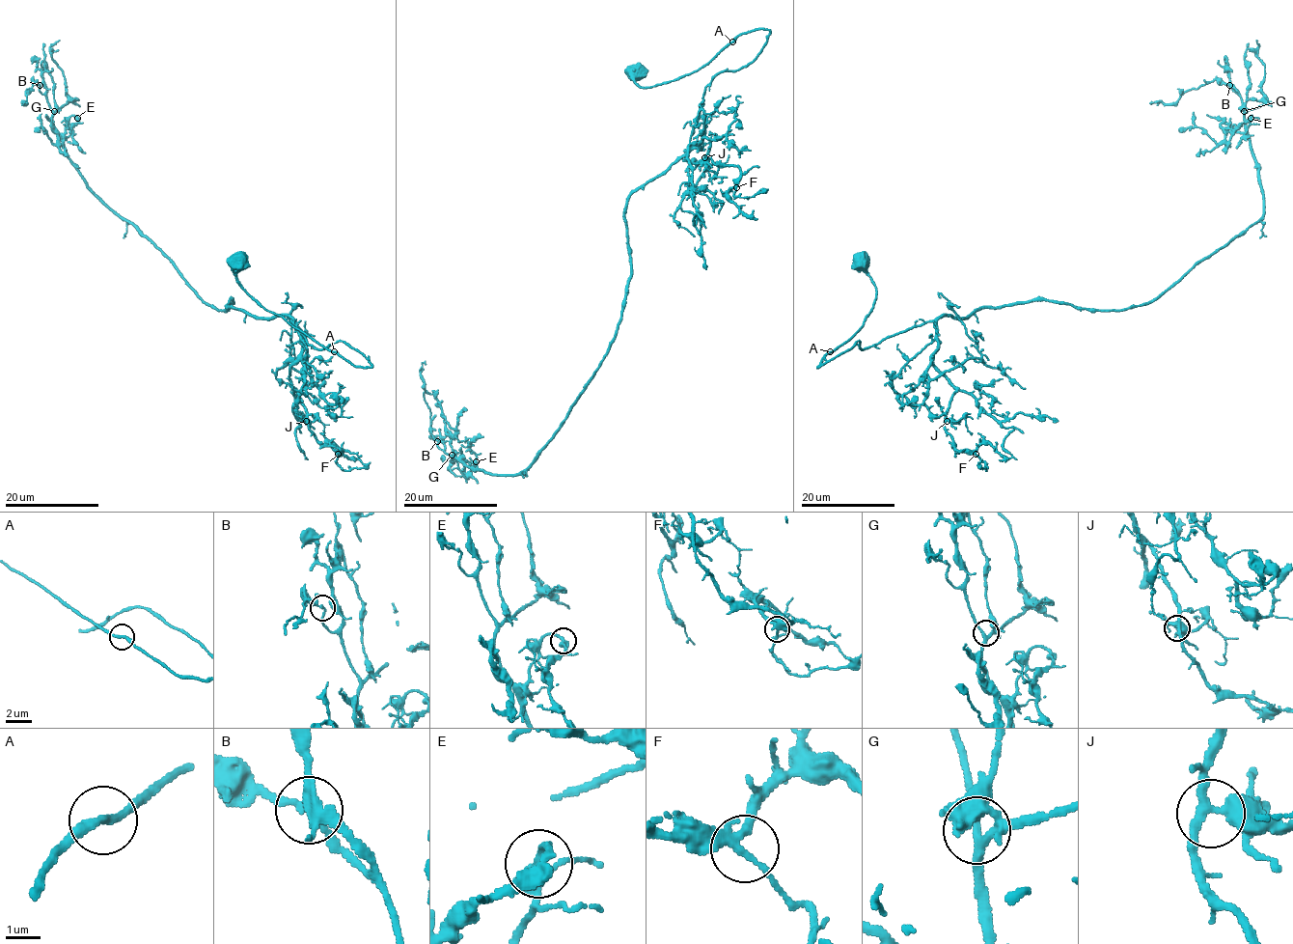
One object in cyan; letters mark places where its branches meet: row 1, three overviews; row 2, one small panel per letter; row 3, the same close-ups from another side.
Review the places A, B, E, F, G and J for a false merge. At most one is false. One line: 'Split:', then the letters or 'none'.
Split: none

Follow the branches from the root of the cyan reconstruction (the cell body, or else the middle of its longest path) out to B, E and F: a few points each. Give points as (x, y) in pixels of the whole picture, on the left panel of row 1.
B: (238, 259), (262, 307), (371, 366), (342, 341), (316, 349), (288, 316), (206, 303), (88, 185), (40, 85)
E: (238, 259), (262, 307), (371, 366), (288, 316), (206, 303), (88, 185), (63, 142), (77, 118)
F: (238, 259), (262, 307), (371, 363), (342, 341), (316, 349), (292, 320), (303, 350), (289, 384), (338, 454)

